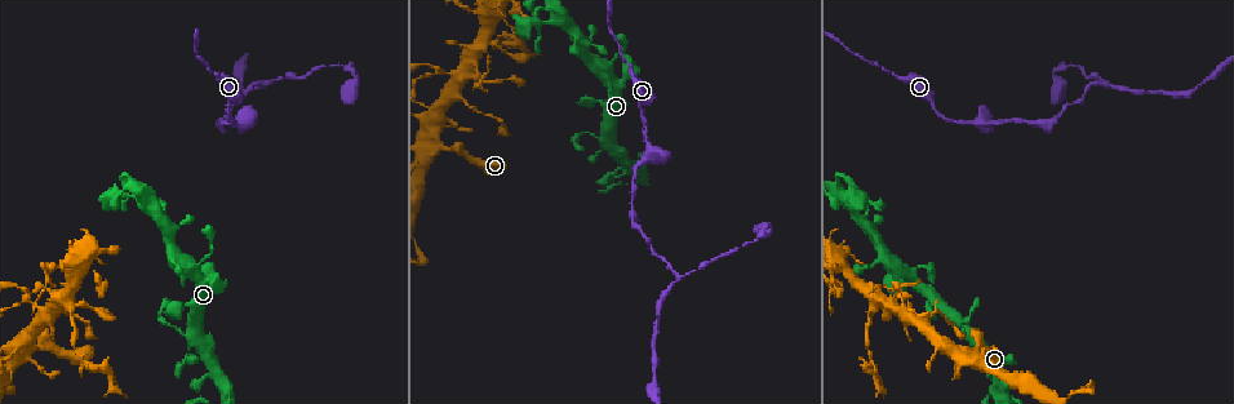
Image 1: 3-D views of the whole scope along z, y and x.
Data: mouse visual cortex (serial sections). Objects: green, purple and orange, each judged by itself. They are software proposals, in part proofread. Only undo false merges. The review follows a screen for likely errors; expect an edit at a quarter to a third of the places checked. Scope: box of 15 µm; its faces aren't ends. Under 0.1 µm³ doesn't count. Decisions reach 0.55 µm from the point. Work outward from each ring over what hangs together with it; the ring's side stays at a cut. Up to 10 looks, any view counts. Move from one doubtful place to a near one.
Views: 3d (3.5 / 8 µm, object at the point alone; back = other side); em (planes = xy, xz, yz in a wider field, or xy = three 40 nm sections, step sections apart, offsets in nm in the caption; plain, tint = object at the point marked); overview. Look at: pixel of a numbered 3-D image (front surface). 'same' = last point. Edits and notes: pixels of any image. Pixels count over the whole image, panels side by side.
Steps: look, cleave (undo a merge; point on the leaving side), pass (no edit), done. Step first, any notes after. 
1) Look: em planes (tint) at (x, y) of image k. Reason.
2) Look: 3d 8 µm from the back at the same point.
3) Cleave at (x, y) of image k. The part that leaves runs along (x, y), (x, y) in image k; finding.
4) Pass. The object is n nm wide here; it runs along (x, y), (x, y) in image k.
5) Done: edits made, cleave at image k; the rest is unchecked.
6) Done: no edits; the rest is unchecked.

Look: 3d 3.5 µm at (979, 343) of image 1. Abrupt turn.

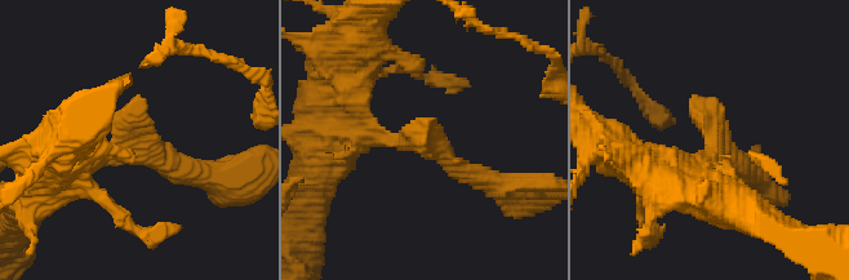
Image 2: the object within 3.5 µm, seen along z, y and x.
Look: em planes (tint) at (125, 132) of image 2. Now the EM.

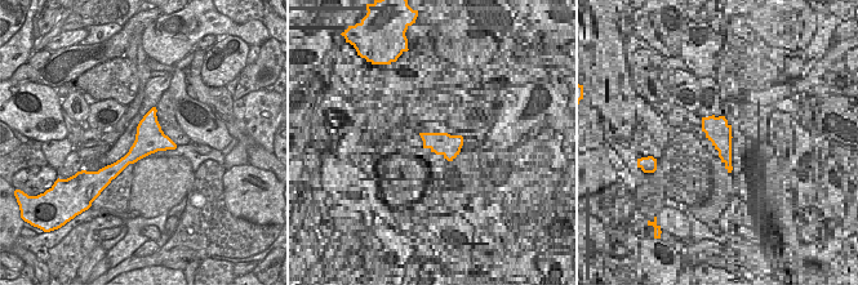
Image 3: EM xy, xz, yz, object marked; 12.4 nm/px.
Pass. One cell here.

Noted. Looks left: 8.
Look: 3d 8 µm at (867, 321) of image 1. Calibre changes.

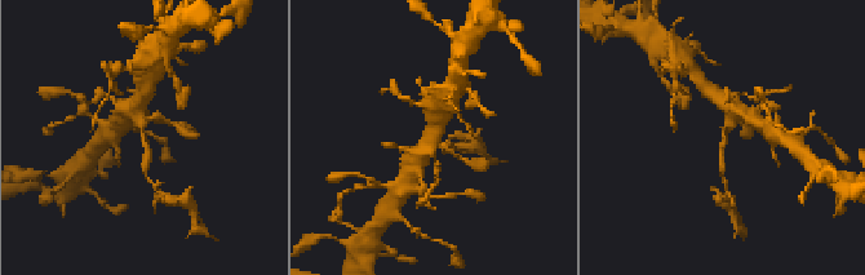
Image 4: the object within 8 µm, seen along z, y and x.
Look: em xy step 5 (tint) at (726, 135) of image 4.

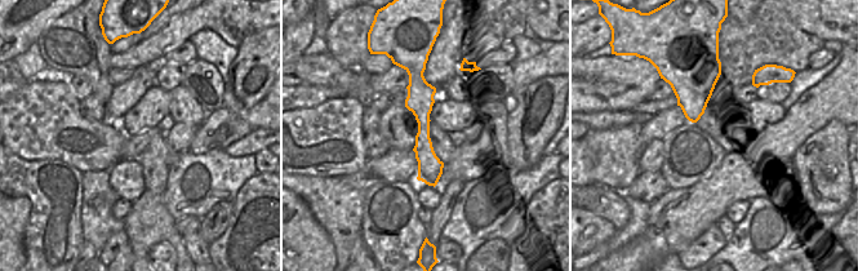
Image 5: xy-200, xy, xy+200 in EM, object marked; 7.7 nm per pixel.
Cleave at (146, 159) of image 4. The part that leaves runs along (143, 138), (145, 174), (155, 187) in image 4; a second cell is stuck on.

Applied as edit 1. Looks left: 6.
Look: overview.

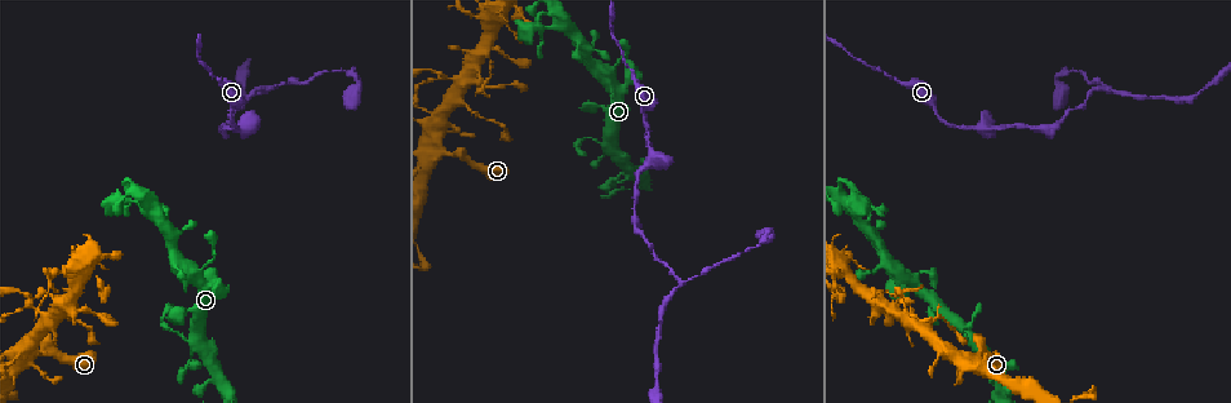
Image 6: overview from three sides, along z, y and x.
Look: 3d 8 µm at (628, 84) of image 6. Sharp bend.

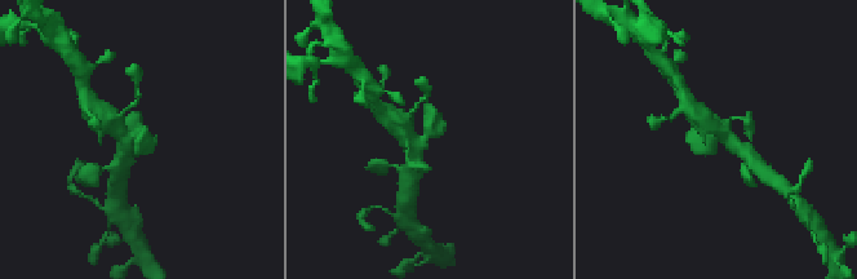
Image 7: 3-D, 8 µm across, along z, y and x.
Look: 3d 3.5 µm at (424, 138) of image 7.

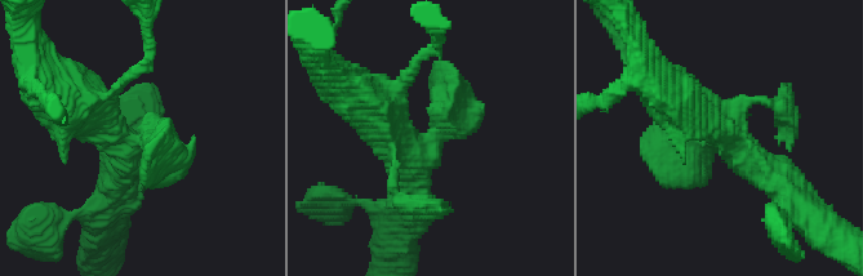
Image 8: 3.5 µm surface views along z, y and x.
Pass. It runs along (408, 200), (452, 115), (431, 78) in image 8; all the same cell.

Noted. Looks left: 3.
Look: 3d 3.5 µm at (1107, 88) of image 6. Sharp bend.

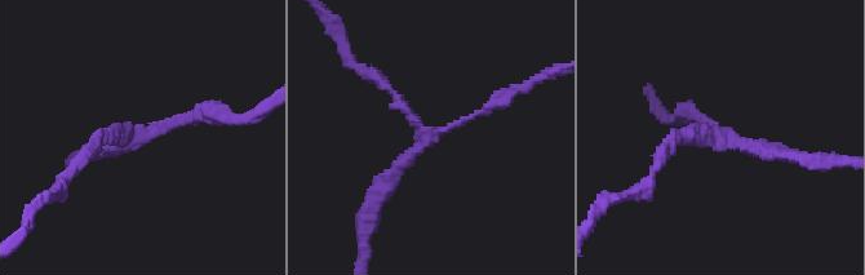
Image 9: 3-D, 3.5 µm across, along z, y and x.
Look: em xy step 1 (tint) at (133, 132) of image 9. 3 arms meet here; the arms are 100, 150, 200 nm wide.

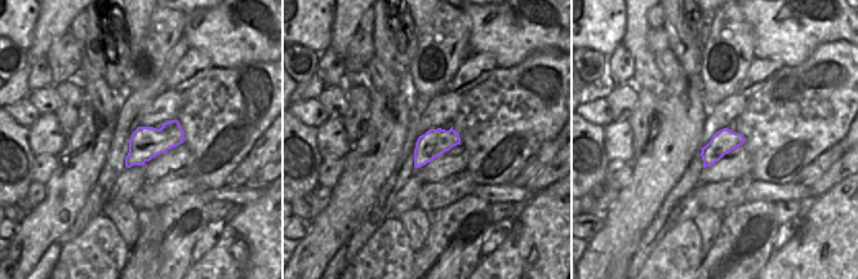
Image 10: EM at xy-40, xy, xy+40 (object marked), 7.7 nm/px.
Look: em xy step 3 (tint) at the same point.

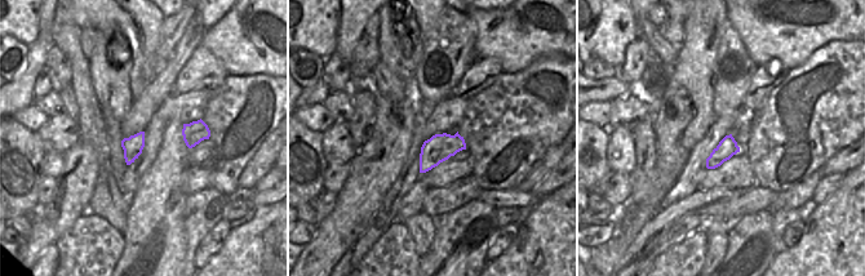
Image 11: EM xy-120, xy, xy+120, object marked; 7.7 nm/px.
Pass. It runs along (75, 164), (110, 136), (205, 112) in image 9; all the same cell.

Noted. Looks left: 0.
Done: edits made, cleave at image 4; the rest is unchecked.

